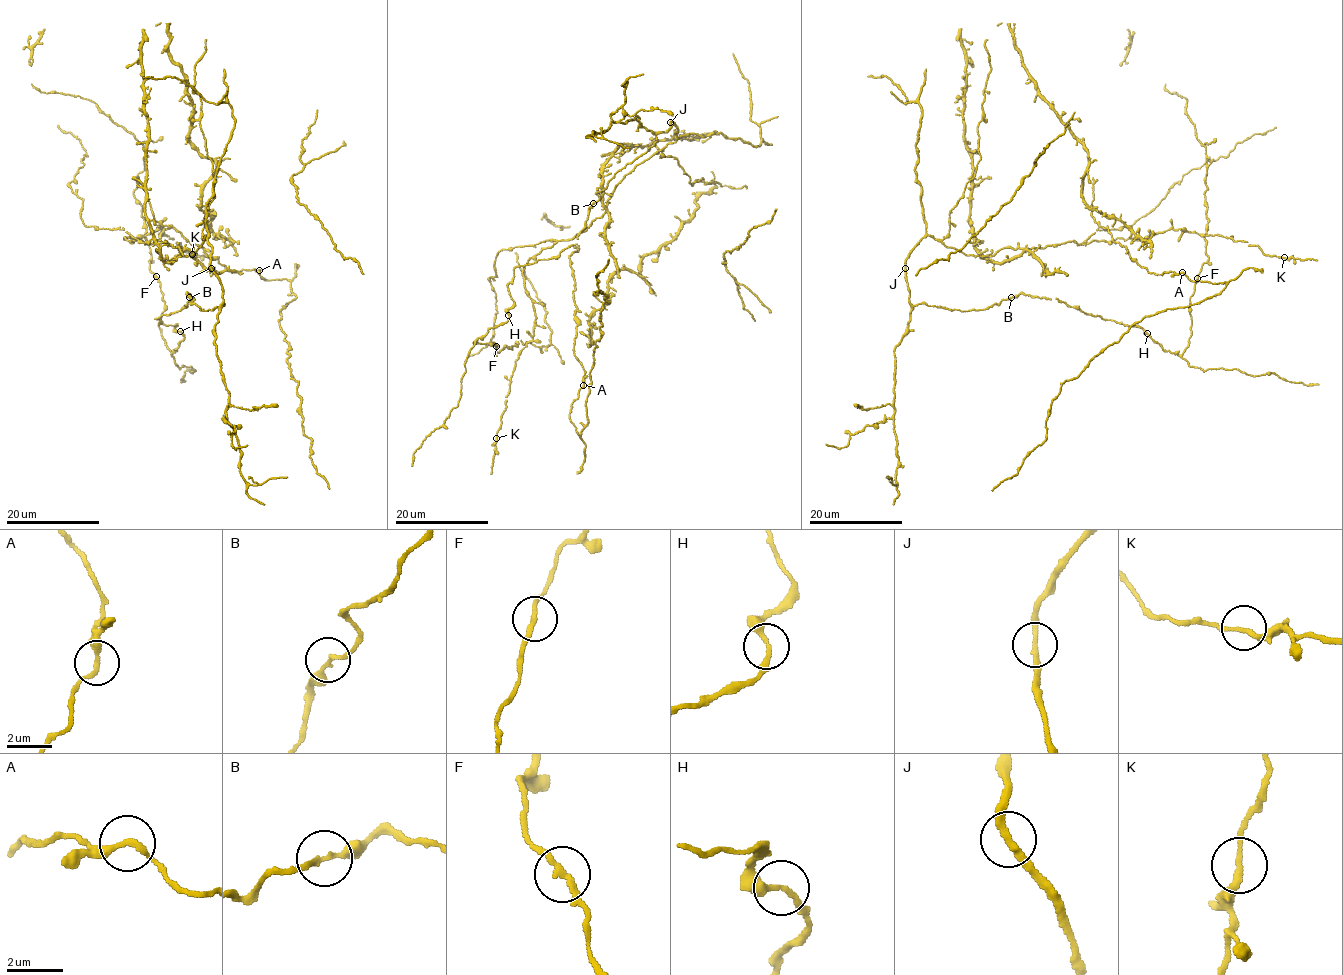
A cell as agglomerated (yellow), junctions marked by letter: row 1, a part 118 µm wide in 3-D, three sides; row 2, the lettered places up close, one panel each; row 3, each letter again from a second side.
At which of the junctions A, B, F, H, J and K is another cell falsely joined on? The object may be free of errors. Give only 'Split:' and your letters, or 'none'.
Split: none

